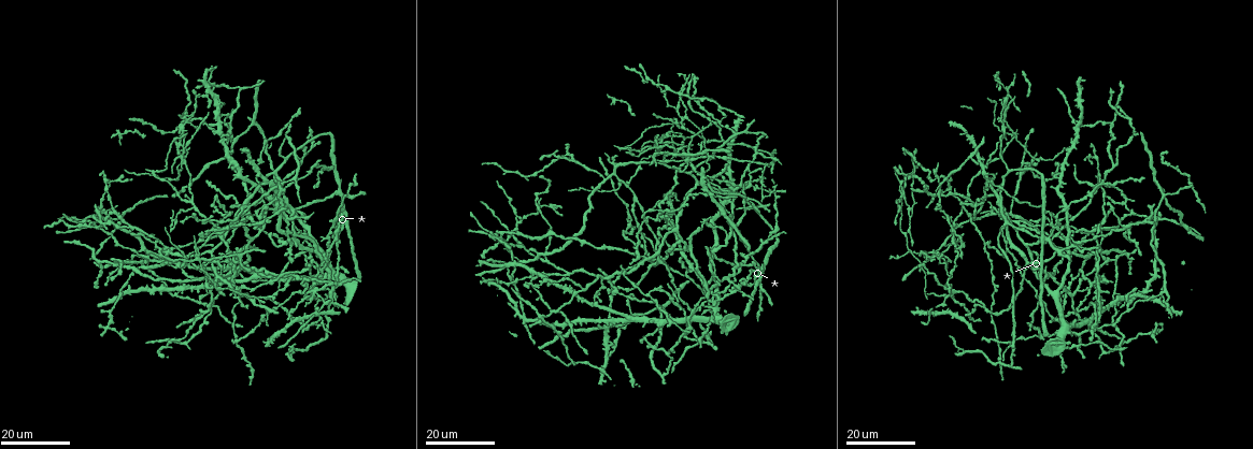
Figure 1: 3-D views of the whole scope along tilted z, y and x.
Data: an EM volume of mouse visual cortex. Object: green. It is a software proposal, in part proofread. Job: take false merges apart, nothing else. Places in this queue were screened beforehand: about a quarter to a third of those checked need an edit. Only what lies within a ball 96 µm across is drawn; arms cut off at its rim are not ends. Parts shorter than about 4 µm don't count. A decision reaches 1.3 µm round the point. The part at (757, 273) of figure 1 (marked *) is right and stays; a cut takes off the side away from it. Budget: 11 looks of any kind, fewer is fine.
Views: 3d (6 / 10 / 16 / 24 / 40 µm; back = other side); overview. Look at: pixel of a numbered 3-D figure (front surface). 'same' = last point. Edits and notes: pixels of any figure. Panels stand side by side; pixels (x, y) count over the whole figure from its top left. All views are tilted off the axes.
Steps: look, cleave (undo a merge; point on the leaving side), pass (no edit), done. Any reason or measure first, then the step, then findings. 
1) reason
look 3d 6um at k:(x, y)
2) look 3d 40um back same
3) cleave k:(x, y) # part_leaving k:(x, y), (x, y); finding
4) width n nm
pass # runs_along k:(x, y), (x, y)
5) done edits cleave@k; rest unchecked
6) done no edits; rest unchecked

branch point
look 3d 24um at 1:(1010, 342)

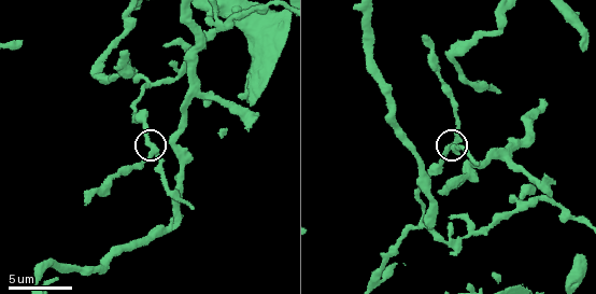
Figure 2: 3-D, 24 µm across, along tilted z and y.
zoom in
look 3d 6um same

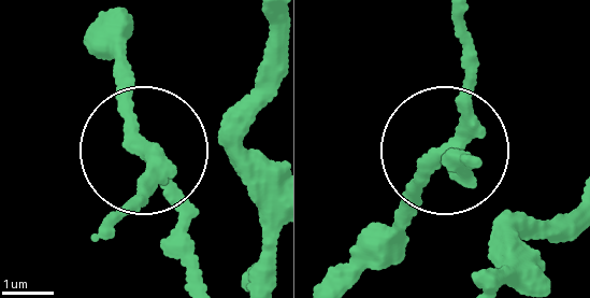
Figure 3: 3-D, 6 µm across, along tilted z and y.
arms 3
pass # runs_along 3:(335, 279), (419, 169), (474, 165); all the same neuron

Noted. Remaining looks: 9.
two arms in line, one across
look 3d 16um at 1:(215, 196)

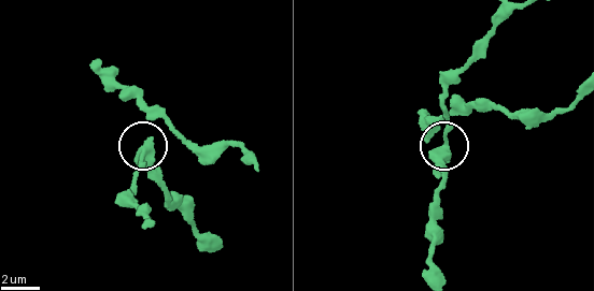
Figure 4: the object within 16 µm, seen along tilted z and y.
look 3d 10um at 4:(445, 143)

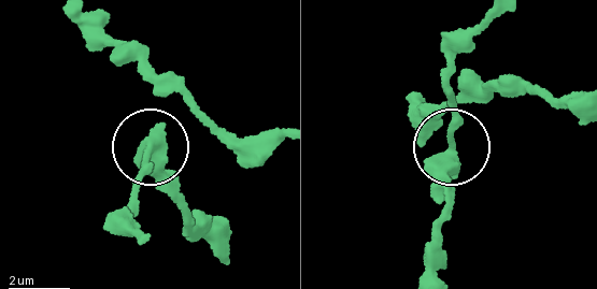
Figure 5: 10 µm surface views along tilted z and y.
pass # runs_along 5:(497, 17), (450, 66), (454, 152), (444, 194); one neuron here

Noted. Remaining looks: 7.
three arms meet
look 3d 24um at 1:(626, 229)

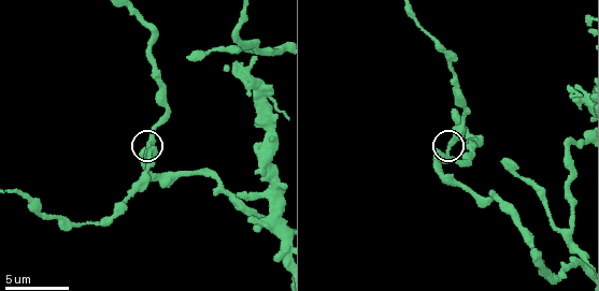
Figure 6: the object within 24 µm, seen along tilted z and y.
look 3d 10um at 6:(149, 141)

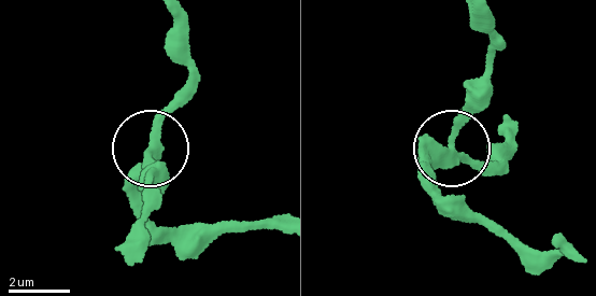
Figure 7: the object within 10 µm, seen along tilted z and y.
pass # one neuron here

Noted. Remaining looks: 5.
four-way junction
look 3d 24um at 1:(552, 206)

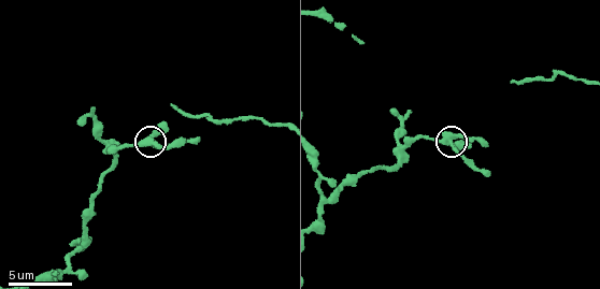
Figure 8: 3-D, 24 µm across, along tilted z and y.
zoom in
look 3d 10um at 8:(150, 141)

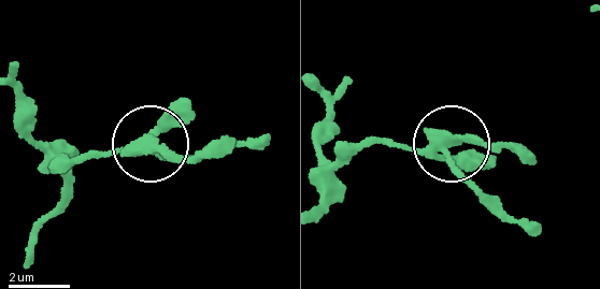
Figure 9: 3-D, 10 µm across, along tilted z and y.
arms 4
pass # runs_along 9:(319, 200), (337, 170), (373, 145), (467, 143), (523, 152); continuous, no second neuron

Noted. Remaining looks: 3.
three-way junction
look 3d 24um at 1:(211, 250)

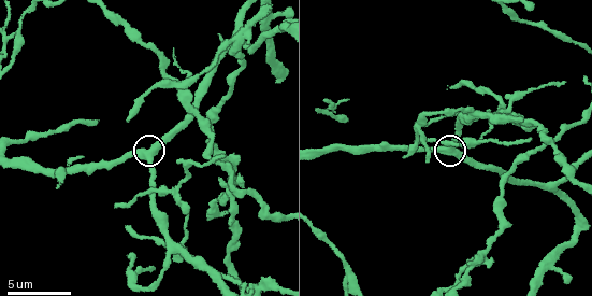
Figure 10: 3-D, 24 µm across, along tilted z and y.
look 3d 10um at 10:(146, 156)

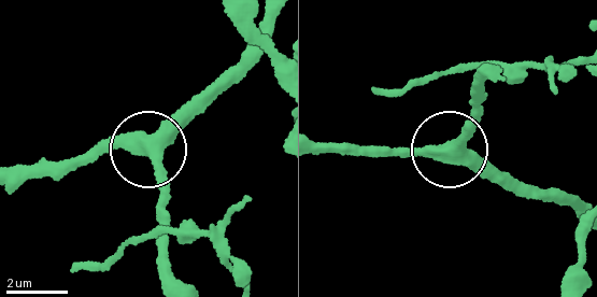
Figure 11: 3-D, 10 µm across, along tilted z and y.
pass # runs_along 11:(273, 18), (243, 59), (148, 145), (167, 198); continuous, no second neuron

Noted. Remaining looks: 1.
branch point
look 3d 10um at 10:(461, 144)

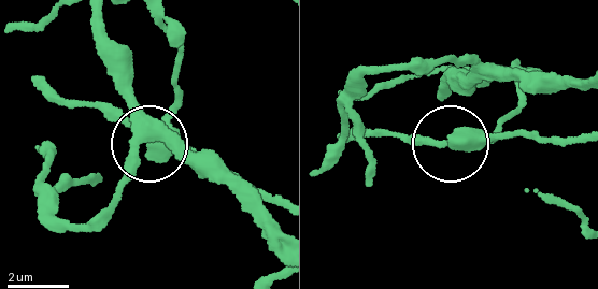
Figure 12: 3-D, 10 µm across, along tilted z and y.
arms 3
pass # one neuron here

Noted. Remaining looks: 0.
done no edits; rest unchecked

